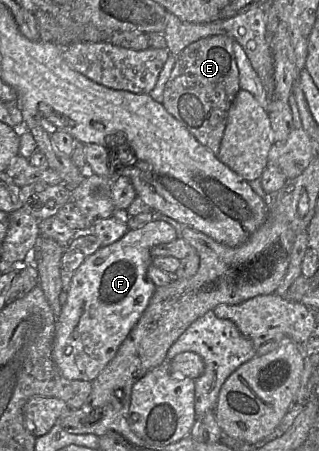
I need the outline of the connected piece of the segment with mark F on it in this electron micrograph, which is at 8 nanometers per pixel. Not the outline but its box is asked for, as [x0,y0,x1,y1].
[52,221,176,382]

